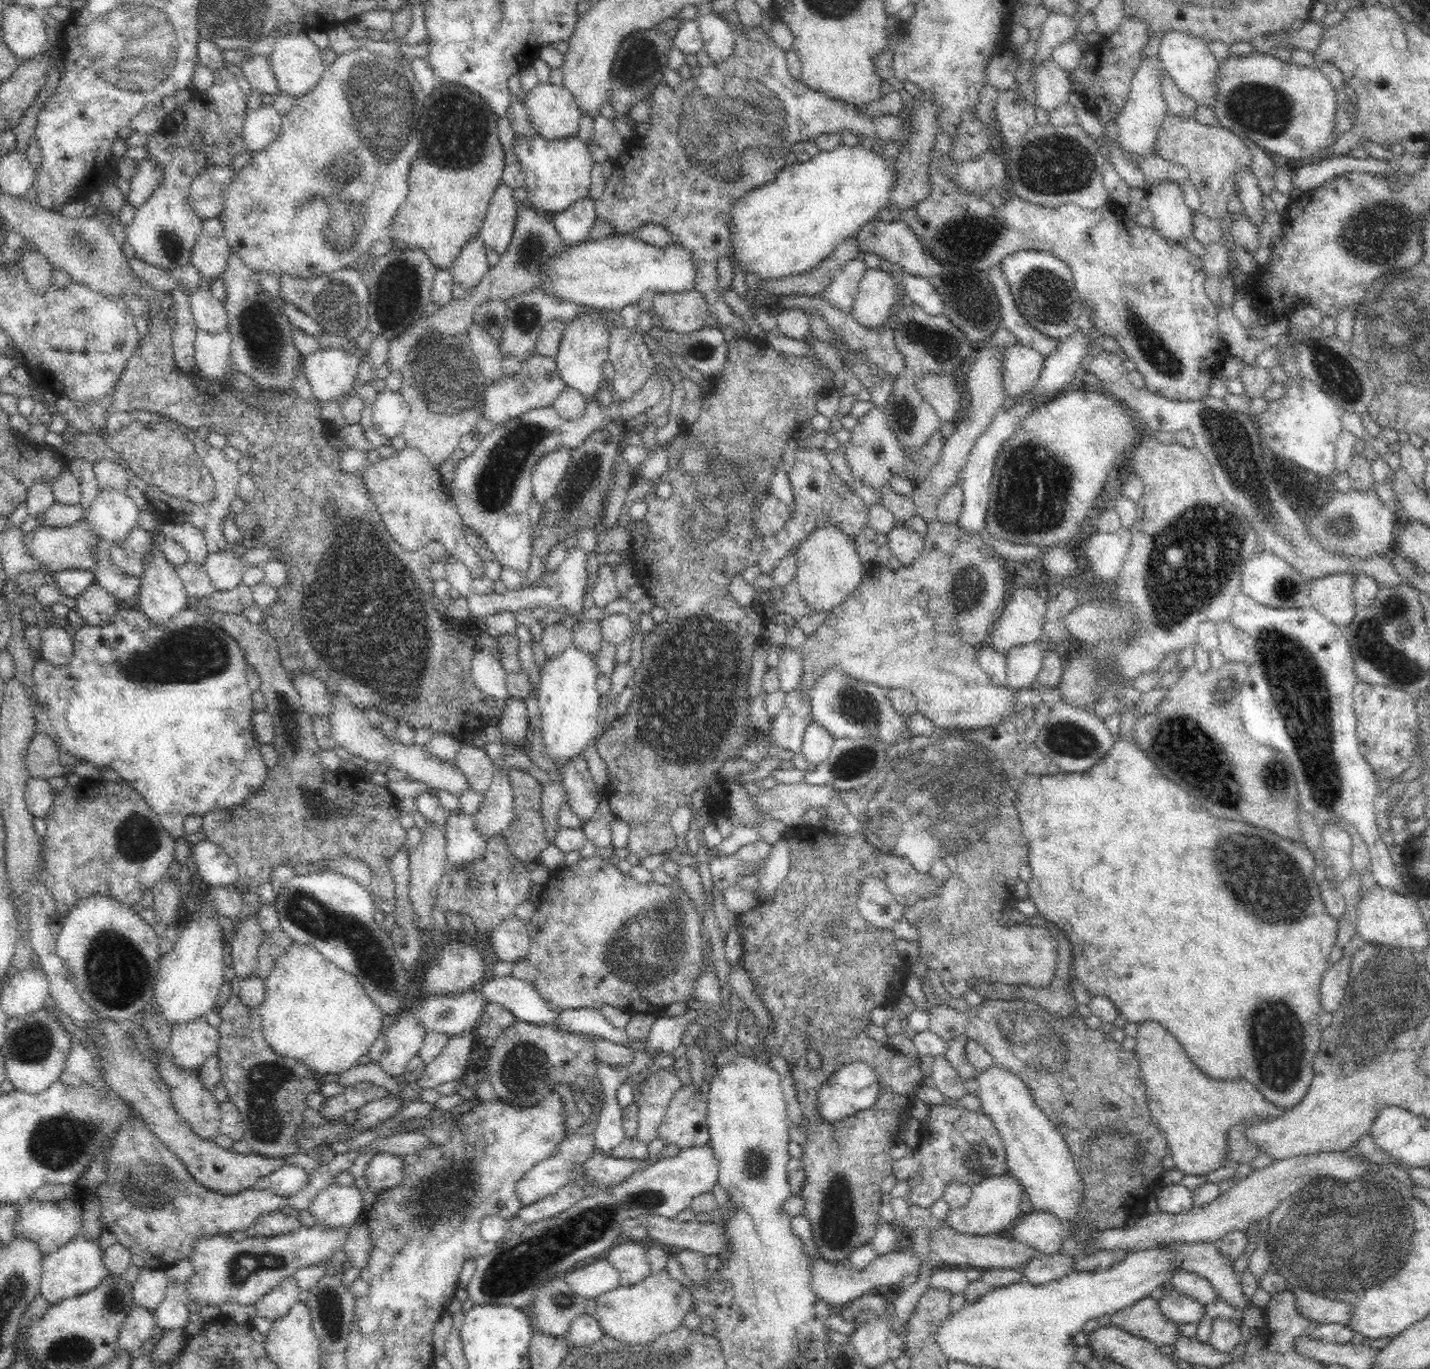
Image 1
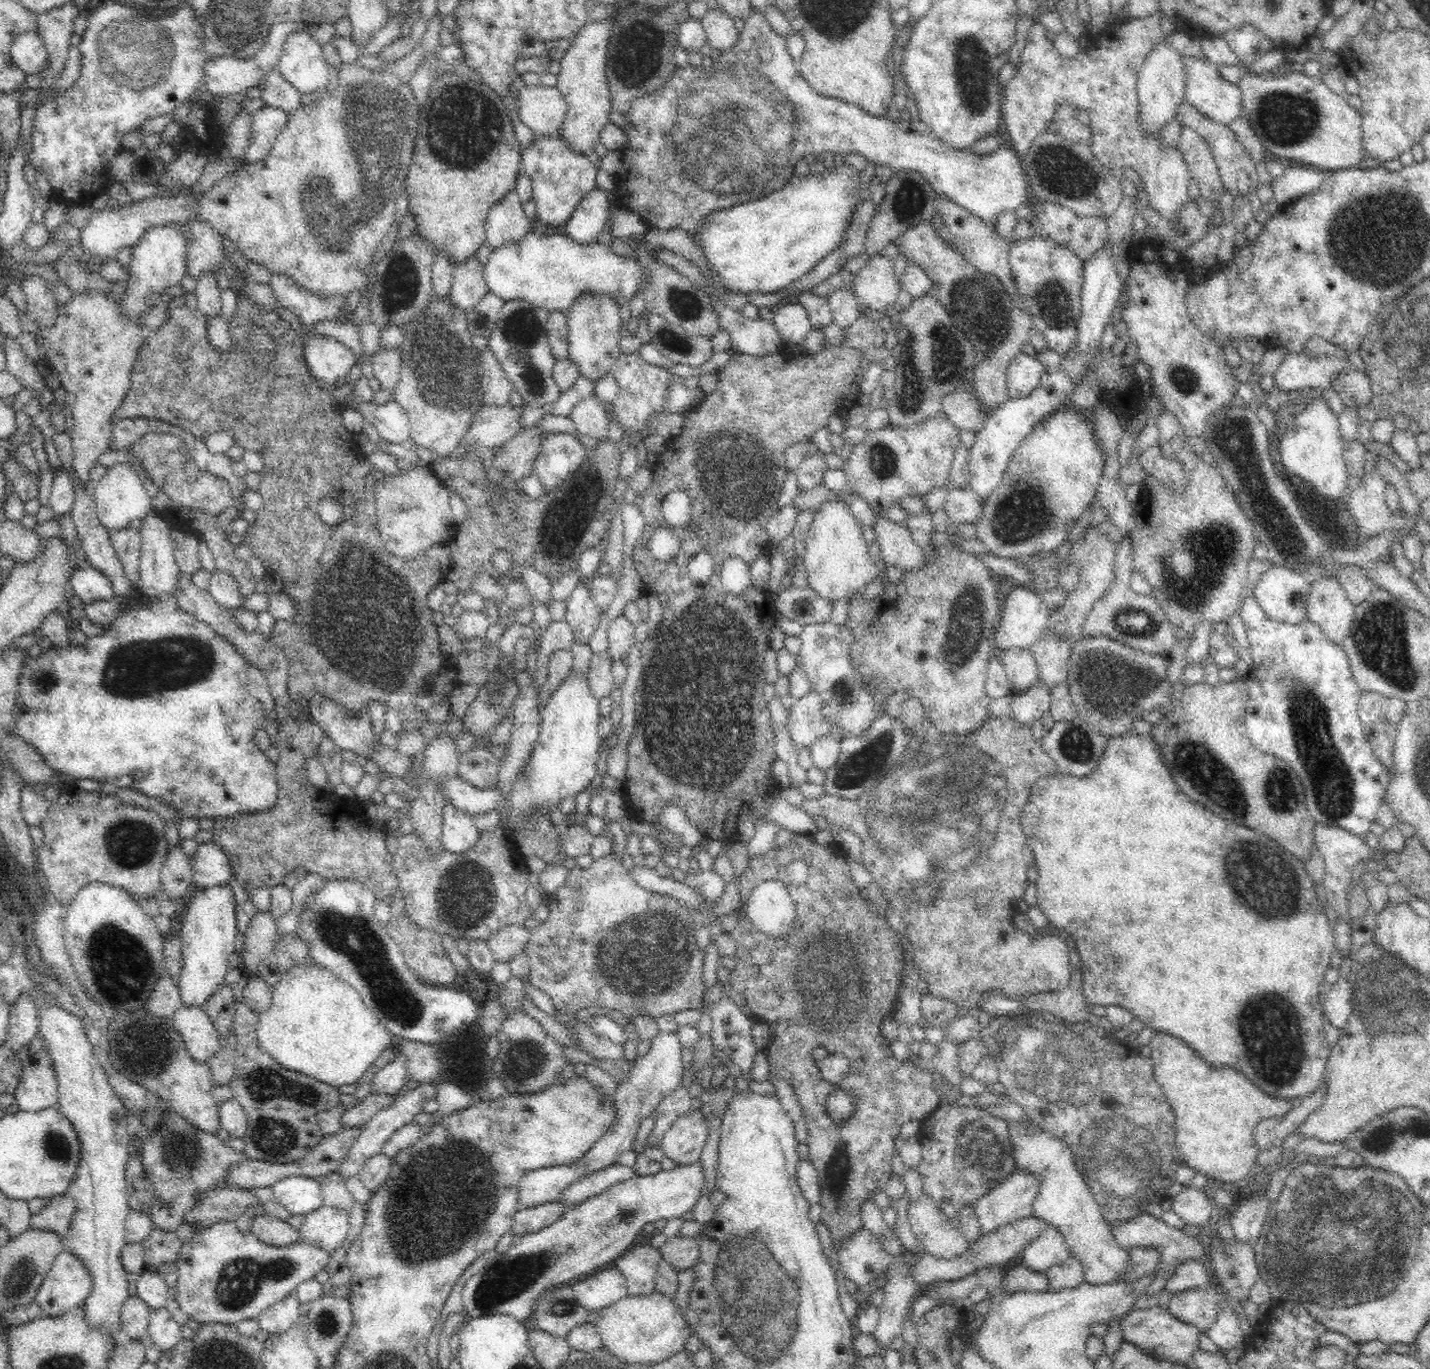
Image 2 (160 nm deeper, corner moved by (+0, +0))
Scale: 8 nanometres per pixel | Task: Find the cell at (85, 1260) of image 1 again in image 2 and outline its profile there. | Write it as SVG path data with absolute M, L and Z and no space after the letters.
M64 1251L56 1257L53 1267L48 1274L45 1274L45 1279L38 1289L34 1302L40 1307L41 1316L56 1318L74 1307L82 1306L90 1294L90 1288L92 1288L90 1275L82 1261L76 1259L76 1256L72 1255L70 1251Z

